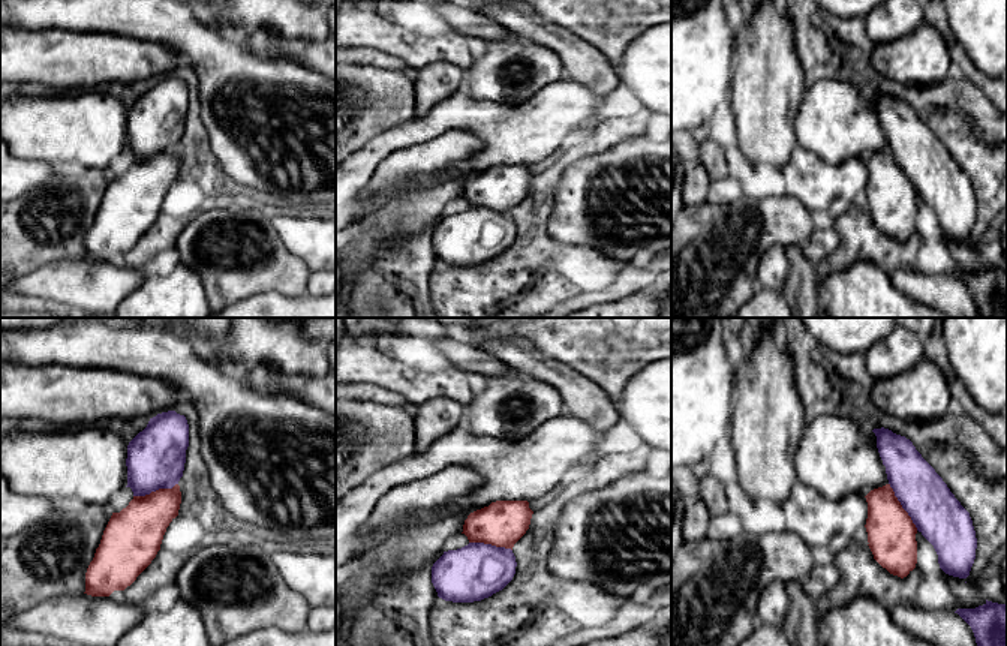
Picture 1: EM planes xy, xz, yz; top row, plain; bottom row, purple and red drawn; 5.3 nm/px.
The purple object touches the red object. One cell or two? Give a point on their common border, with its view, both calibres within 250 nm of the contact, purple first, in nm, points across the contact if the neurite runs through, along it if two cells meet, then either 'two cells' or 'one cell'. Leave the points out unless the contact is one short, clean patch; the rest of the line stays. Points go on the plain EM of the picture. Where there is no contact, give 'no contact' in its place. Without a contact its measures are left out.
meets purple in yz at (902, 171); 260 nm thick on the purple side, 260 nm on the other; one cell

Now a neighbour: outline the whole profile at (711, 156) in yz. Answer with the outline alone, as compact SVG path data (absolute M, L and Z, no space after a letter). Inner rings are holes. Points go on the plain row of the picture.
M710 138L700 144L698 163L706 168L712 181L728 175L724 148Z

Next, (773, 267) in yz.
M772 246L758 262L757 286L782 291L788 282L790 261L784 246Z

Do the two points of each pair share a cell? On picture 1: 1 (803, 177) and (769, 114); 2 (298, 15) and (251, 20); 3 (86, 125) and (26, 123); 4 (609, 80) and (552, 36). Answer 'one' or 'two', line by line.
1: two
2: one
3: one
4: one

